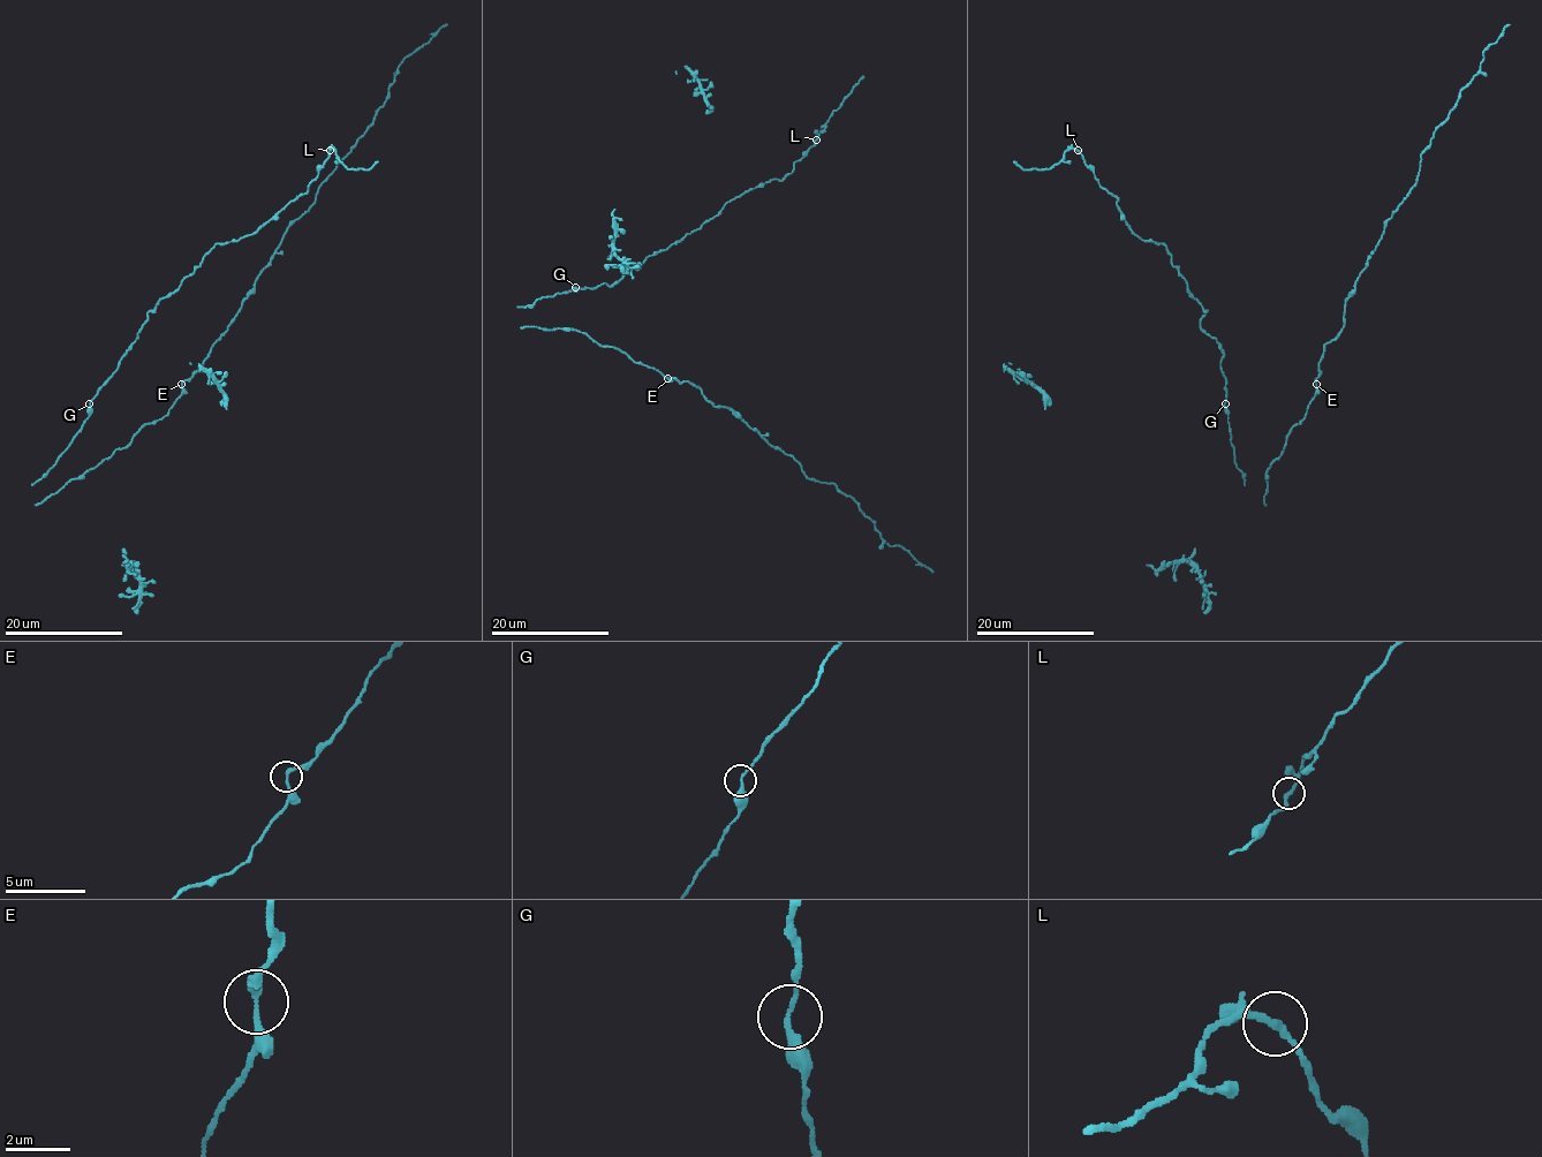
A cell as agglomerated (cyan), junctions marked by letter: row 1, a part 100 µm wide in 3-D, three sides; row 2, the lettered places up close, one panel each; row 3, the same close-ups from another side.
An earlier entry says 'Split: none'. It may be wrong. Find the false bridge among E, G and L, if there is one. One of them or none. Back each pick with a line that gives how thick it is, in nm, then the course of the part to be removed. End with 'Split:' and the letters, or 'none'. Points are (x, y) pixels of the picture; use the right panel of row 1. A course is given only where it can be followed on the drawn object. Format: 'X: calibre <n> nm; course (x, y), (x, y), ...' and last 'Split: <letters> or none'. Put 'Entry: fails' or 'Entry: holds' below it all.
Split: none
Entry: holds

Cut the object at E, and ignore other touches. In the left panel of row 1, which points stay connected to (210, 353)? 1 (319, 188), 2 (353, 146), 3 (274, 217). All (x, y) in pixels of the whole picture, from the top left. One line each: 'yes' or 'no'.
1: yes
2: yes
3: no

